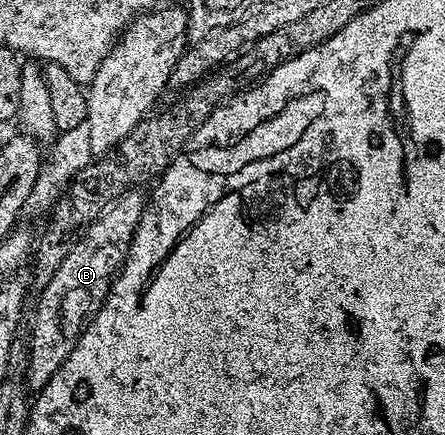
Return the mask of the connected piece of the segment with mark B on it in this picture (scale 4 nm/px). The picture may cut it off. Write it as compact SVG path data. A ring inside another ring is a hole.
M132 190L118 196L103 213L92 222L77 246L65 254L65 262L57 269L57 274L49 278L49 286L41 290L43 296L35 308L35 317L31 320L31 336L29 335L29 359L27 361L26 383L32 389L43 388L53 374L69 358L73 346L77 346L79 336L89 323L96 305L107 300L111 292L111 281L127 259L127 251L133 242L133 234L141 222L141 214L145 207L145 196L142 191Z

